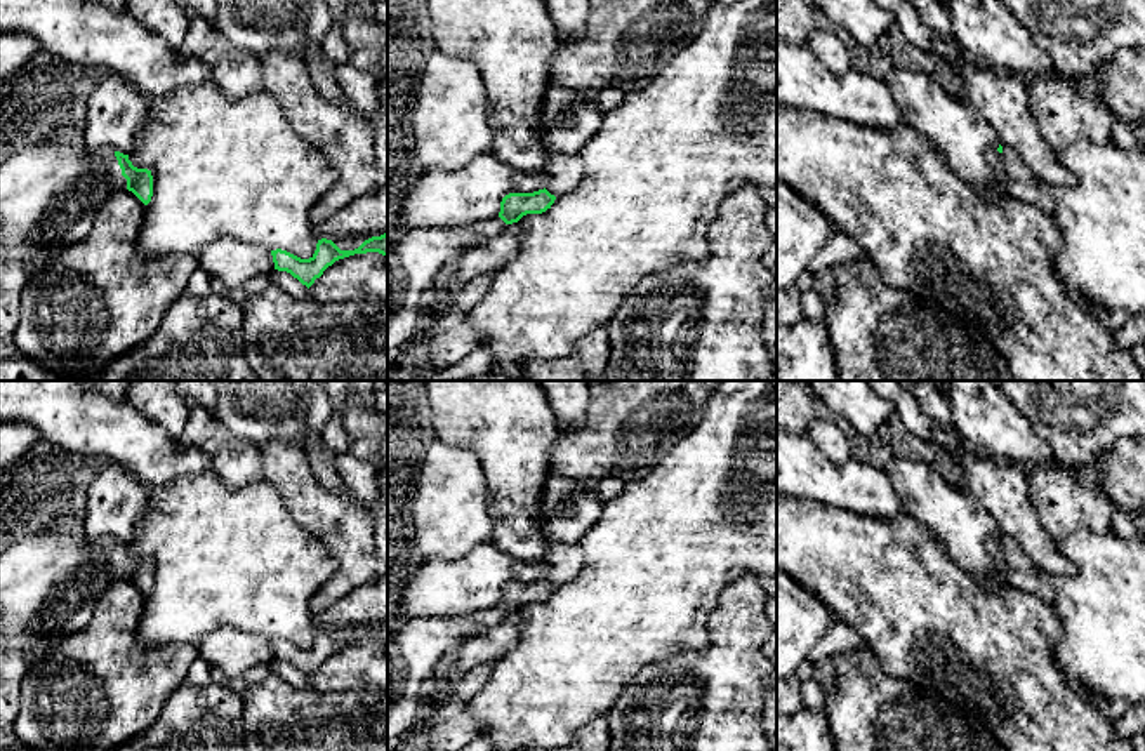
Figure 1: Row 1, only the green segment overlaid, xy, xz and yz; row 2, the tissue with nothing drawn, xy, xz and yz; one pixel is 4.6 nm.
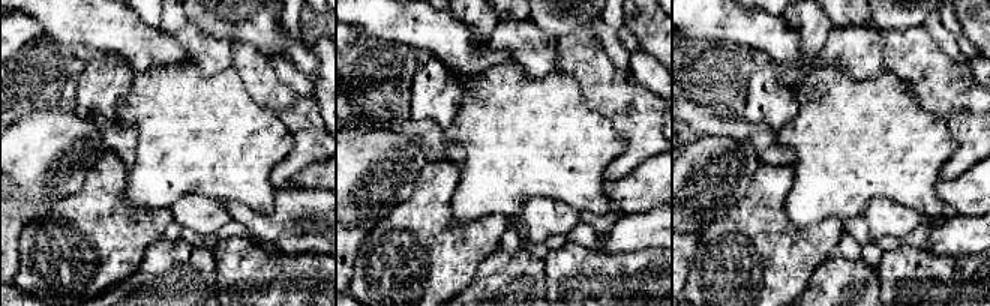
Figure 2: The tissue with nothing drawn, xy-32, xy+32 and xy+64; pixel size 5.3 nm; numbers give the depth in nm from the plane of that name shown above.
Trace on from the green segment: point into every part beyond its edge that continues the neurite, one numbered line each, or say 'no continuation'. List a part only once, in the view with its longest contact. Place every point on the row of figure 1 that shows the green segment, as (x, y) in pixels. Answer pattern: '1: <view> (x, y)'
1: xy (106, 157)

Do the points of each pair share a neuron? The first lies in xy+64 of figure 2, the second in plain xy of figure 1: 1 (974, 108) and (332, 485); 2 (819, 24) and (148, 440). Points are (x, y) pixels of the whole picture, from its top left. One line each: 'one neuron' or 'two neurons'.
1: two neurons
2: two neurons

